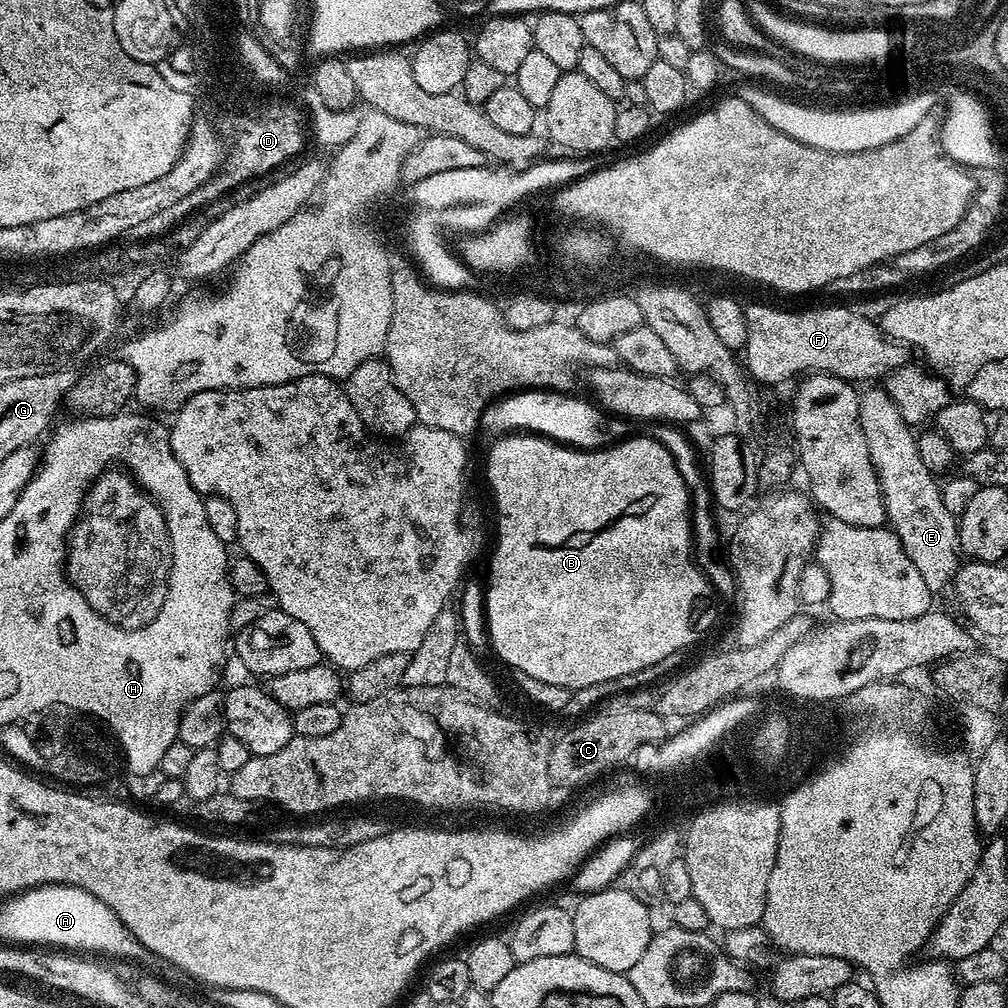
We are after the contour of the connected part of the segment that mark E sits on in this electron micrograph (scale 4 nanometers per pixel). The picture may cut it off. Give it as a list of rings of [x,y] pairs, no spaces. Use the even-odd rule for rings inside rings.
[[[868,386],[860,392],[860,421],[862,435],[866,438],[866,450],[870,452],[870,462],[876,471],[880,483],[882,498],[888,515],[887,523],[902,542],[902,550],[918,566],[918,574],[922,574],[922,582],[934,594],[940,594],[943,588],[949,587],[950,581],[958,567],[958,520],[950,510],[946,510],[946,502],[942,502],[941,485],[937,477],[922,462],[916,445],[917,433],[902,418],[898,406],[890,398],[890,394],[882,386]]]

